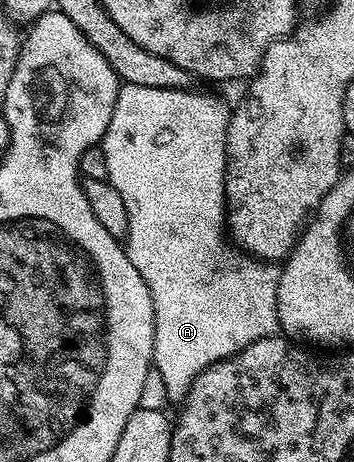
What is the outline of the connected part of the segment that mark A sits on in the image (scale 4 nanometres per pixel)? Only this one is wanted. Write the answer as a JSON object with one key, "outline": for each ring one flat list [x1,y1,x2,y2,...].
{"outline":[[122,83,118,88,116,109,112,113,112,121,108,125,101,146,104,157,108,161,106,178,124,197,124,209,128,209,128,233,124,240,127,259,132,261,135,272,144,277,144,285,148,285,150,306,152,308,152,344,154,357,153,370,158,371,164,379,164,385,170,393,185,392,205,367,218,363,221,359,230,359,238,351,243,351,261,339,270,335,278,335,278,276,279,268,273,262,255,259,243,253,237,246,228,242,226,226,226,127,230,123,230,111,214,95,201,95,195,89,152,89,148,85,132,85]]}

